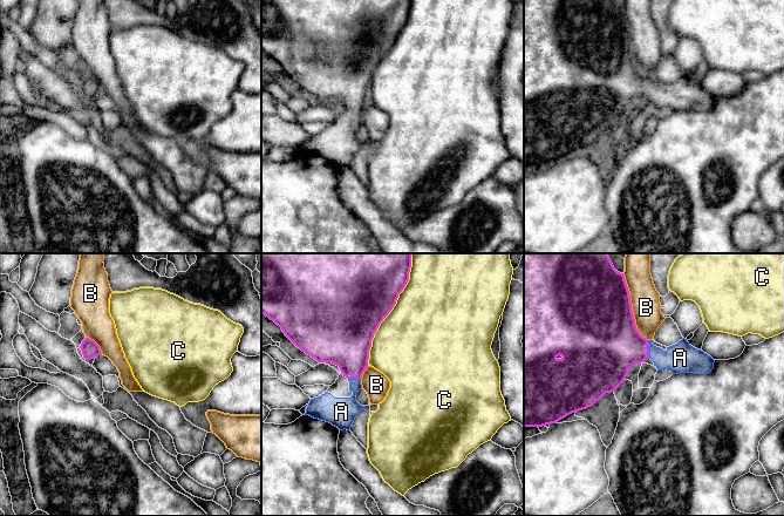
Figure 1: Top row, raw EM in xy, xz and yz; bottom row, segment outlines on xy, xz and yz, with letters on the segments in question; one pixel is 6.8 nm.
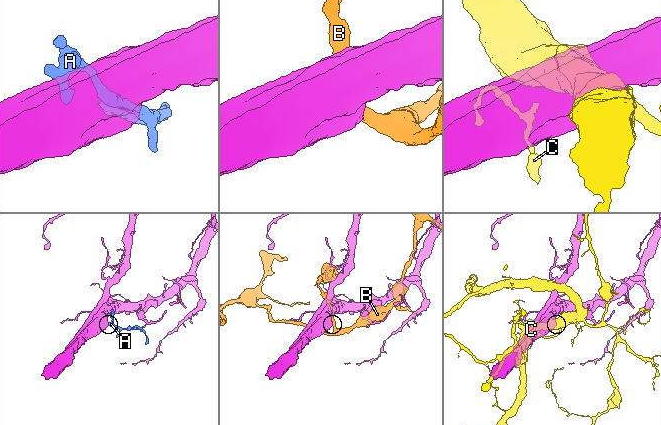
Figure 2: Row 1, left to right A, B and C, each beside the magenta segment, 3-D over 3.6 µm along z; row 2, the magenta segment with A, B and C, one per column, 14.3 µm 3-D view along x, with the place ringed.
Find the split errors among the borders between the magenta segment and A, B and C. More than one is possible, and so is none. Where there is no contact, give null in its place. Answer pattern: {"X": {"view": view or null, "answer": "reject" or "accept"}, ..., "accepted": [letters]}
{"A": {"view": "yz", "answer": "accept"}, "B": {"view": "yz", "answer": "reject"}, "C": {"view": "xz", "answer": "reject"}, "accepted": ["A"]}

